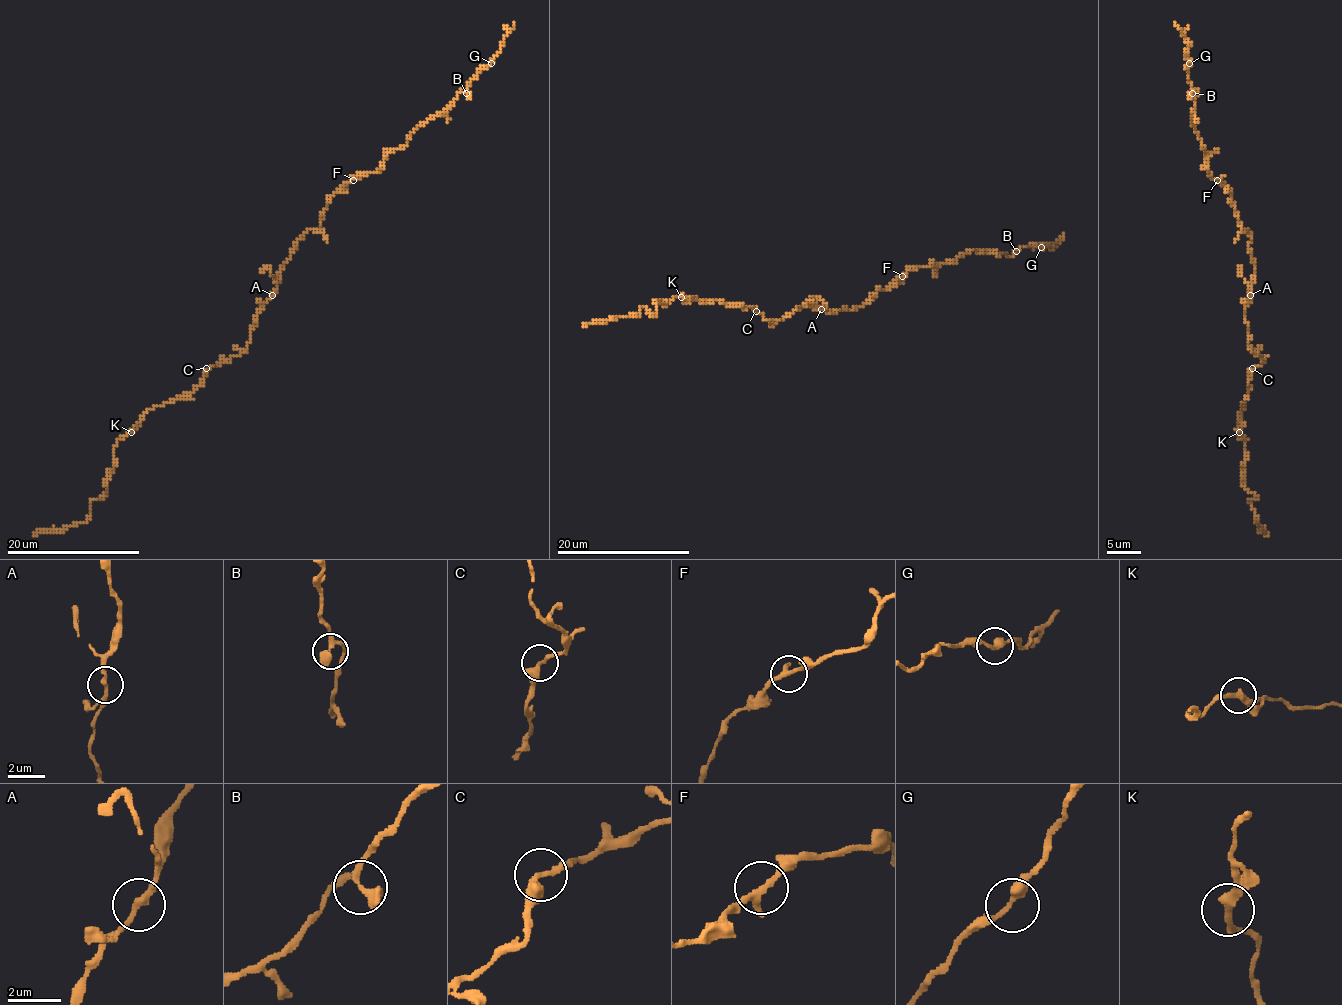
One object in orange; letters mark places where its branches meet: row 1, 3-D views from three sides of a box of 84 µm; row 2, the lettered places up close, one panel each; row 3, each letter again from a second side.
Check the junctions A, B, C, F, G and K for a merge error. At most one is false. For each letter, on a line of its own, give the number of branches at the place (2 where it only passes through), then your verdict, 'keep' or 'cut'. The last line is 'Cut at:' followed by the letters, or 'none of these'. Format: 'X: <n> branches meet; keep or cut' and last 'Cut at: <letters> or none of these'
A: 2 branches meet; keep
B: 2 branches meet; keep
C: 2 branches meet; keep
F: 2 branches meet; keep
G: 2 branches meet; keep
K: 2 branches meet; keep
Cut at: none of these

